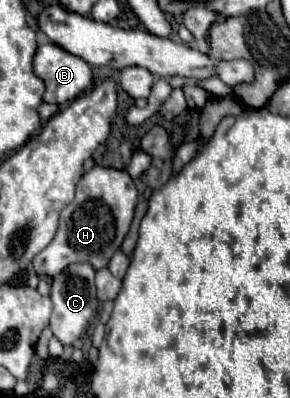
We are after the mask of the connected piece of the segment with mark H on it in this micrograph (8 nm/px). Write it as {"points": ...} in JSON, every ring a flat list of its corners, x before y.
{"points":[[94,165,78,181,74,201,68,203,60,213,60,227,56,231,56,237,34,257,36,273,44,277,56,277,66,269,66,265,78,261,86,261,94,269,106,267,130,229,136,201,138,191,126,171]]}

